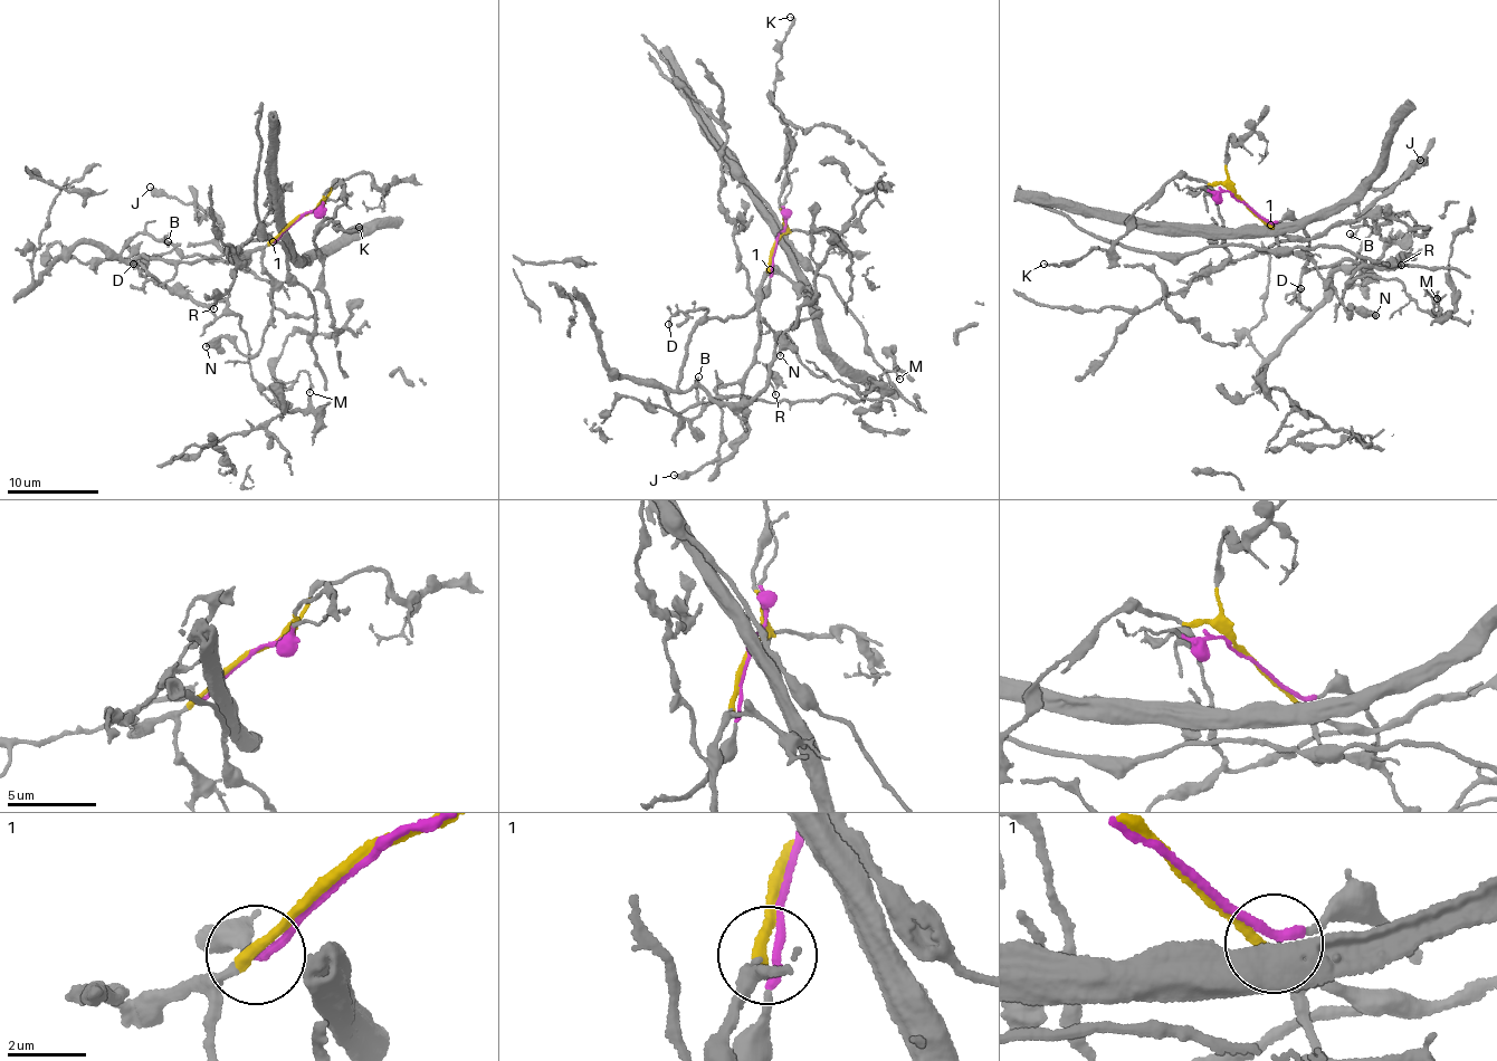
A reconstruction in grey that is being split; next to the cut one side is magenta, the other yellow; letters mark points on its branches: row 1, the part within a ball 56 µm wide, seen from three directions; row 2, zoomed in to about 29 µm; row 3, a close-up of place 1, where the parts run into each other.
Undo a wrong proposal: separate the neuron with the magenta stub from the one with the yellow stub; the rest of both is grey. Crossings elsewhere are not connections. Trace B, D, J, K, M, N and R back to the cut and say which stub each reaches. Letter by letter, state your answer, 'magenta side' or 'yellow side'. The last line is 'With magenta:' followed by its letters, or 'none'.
B: magenta side
D: magenta side
J: yellow side
K: yellow side
M: magenta side
N: yellow side
R: magenta side
With magenta: B, D, M, R

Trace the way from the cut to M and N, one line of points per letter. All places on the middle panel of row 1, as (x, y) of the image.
M: (776, 244), (761, 299), (698, 324), (678, 388), (744, 404), (783, 335), (859, 393), (899, 378)
N: (776, 244), (766, 273), (774, 273), (793, 284), (797, 292), (806, 295), (820, 312), (787, 332), (781, 355)

